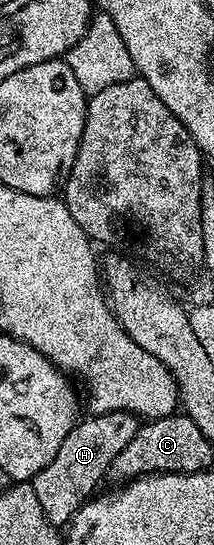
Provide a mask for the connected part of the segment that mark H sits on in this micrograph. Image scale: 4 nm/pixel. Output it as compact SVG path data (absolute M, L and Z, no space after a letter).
M110 411L104 415L92 414L91 419L84 418L75 424L75 428L61 441L61 449L57 449L57 457L41 469L34 477L37 501L41 501L41 509L54 527L62 528L70 524L76 513L88 499L96 494L95 486L110 472L113 457L121 453L133 441L137 429L141 425L140 416L131 411Z

